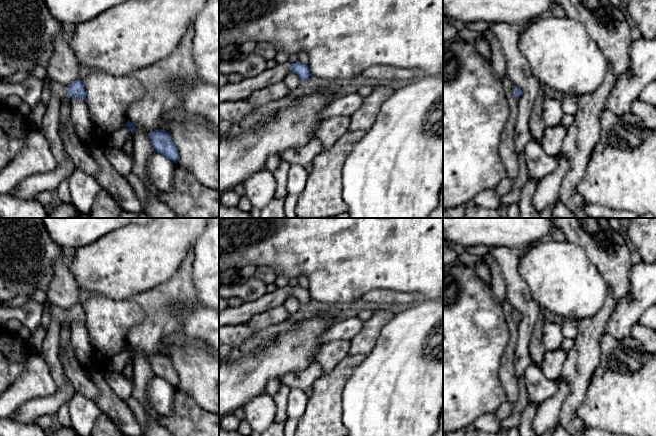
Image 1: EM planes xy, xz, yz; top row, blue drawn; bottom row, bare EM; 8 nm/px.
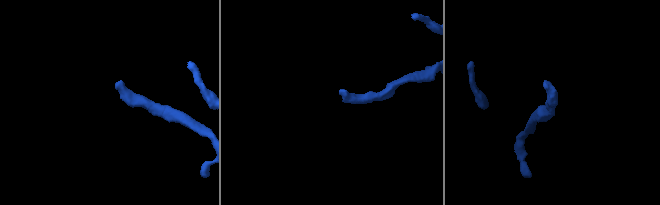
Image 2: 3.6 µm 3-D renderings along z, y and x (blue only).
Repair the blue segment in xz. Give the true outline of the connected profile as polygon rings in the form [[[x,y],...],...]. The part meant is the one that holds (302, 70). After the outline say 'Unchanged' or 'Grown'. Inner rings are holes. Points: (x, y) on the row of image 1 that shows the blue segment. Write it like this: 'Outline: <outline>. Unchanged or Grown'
Outline: [[[287,61],[277,64],[274,68],[266,69],[259,75],[244,78],[239,82],[228,83],[221,87],[219,89],[219,103],[246,99],[255,90],[283,81],[285,75],[290,71],[297,74],[301,82],[308,80],[312,76],[308,65],[302,64],[299,61],[295,63]]]. Grown

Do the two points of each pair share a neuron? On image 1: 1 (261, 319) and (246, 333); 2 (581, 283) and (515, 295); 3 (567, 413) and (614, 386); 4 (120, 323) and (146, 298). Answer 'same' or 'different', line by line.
1: different
2: different
3: different
4: different

